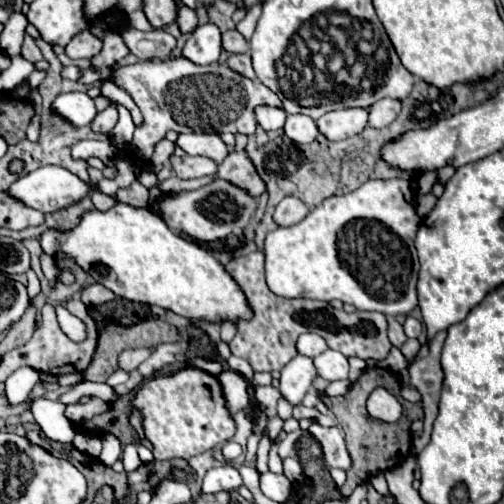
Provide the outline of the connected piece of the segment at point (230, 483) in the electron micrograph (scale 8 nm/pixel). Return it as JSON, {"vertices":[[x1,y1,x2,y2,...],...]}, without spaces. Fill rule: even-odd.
{"vertices":[[223,464,217,468,211,468,203,478,203,492,215,494,221,490,237,490,243,484,237,468]]}

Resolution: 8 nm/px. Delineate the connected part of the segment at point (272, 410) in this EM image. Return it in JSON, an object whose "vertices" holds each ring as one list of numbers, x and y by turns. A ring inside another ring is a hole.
{"vertices":[[255,388,255,400,261,406,261,410,271,418,277,416,277,400,279,400,279,392,273,388]]}

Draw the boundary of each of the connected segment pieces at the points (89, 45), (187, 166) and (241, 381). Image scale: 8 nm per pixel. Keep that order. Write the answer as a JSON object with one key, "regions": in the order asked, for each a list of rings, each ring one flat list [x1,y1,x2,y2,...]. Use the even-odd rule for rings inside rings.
{"regions":[[[89,30,81,32,75,36,75,40,71,40,67,46,65,46,65,54,69,58,93,58,101,52,101,38,97,38,95,34,91,34]],[[185,154,179,164,181,164,179,166,181,178,201,178,201,176,217,172,217,164,213,164,213,160,205,160,203,156]],[[229,370,229,372,221,372,217,376,217,380,221,384,223,398,225,398,225,406,227,406,227,410,229,410,231,416,235,416,239,410,247,408,247,404,249,404,247,386,249,384,247,384,247,380,241,374]]]}

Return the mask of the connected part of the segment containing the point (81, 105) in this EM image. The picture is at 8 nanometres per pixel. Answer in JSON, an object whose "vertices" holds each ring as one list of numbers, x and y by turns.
{"vertices":[[85,92,59,94,51,104,51,110,59,114,63,120,67,120,69,124,73,124,75,128,91,124,91,120,97,114,93,98,89,98]]}

